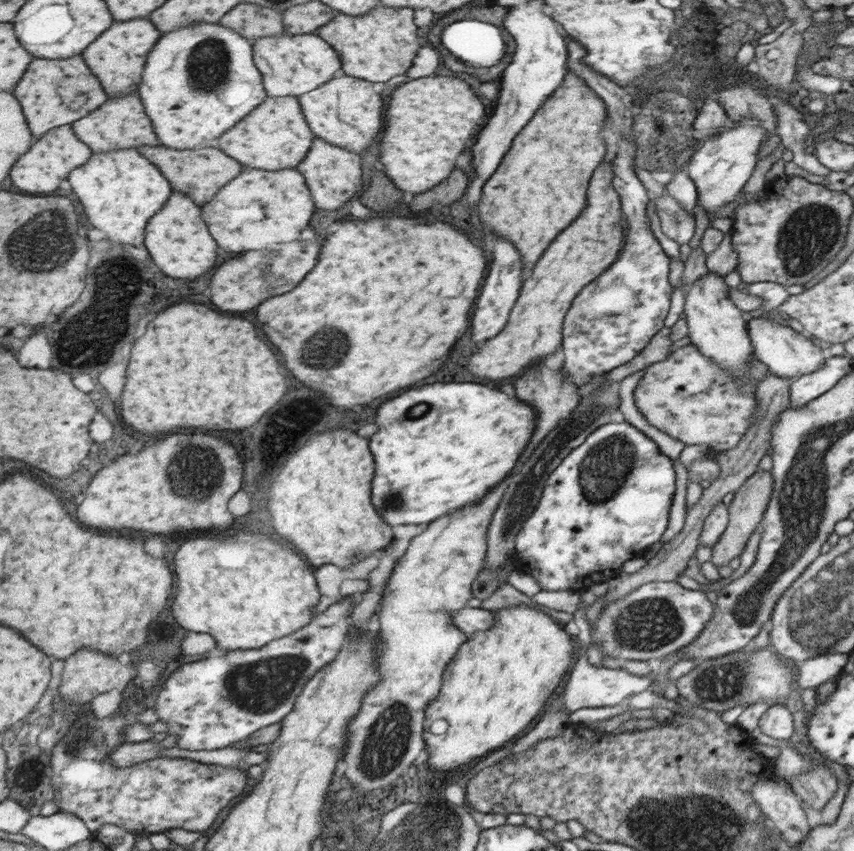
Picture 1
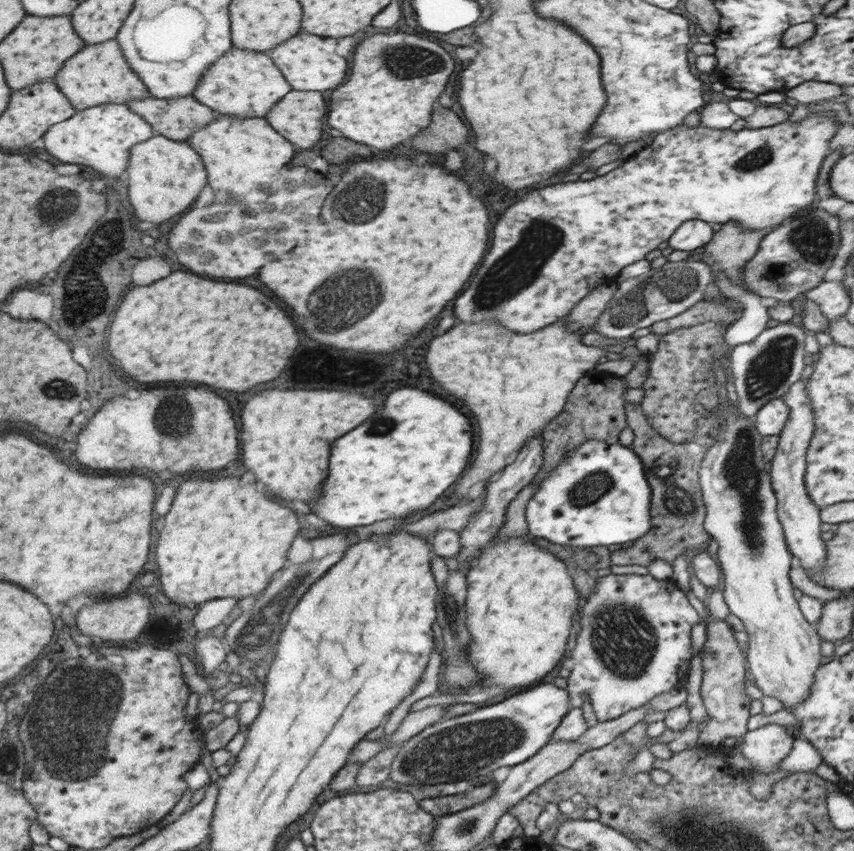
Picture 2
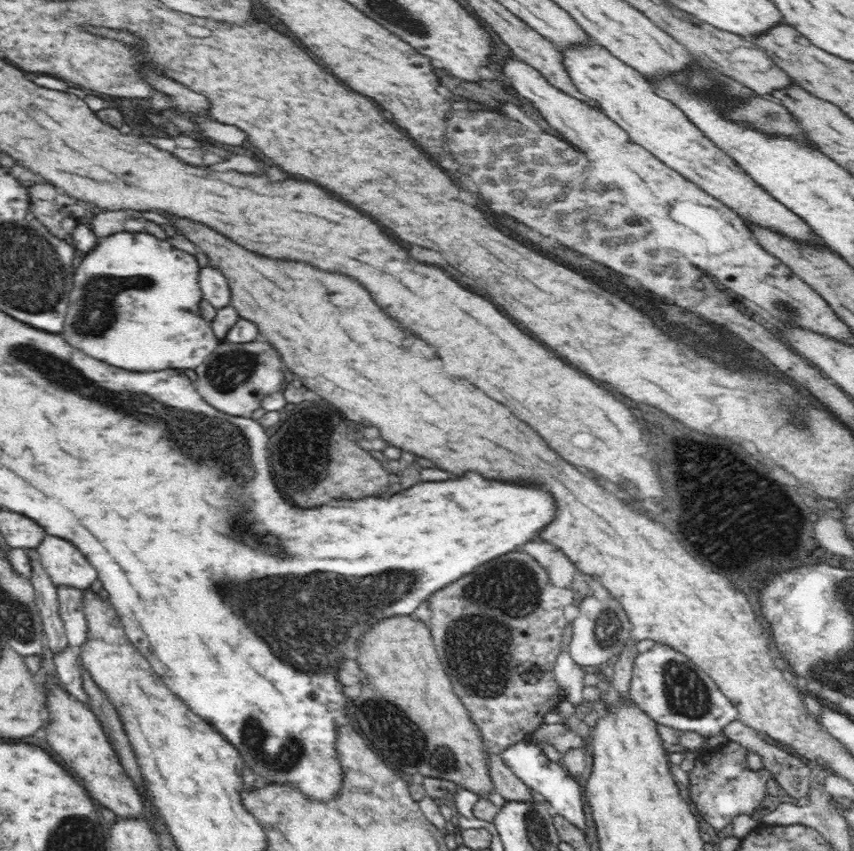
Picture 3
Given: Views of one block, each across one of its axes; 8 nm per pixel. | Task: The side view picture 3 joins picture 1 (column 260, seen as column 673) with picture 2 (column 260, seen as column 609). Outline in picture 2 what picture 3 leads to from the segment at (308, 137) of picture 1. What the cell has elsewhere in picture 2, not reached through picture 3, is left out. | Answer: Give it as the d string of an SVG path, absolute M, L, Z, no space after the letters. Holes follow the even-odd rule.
M233 47L230 52L218 57L210 65L210 70L206 69L202 81L198 81L198 88L194 89L193 97L212 107L216 114L266 118L268 111L274 109L274 105L292 89L268 52Z

